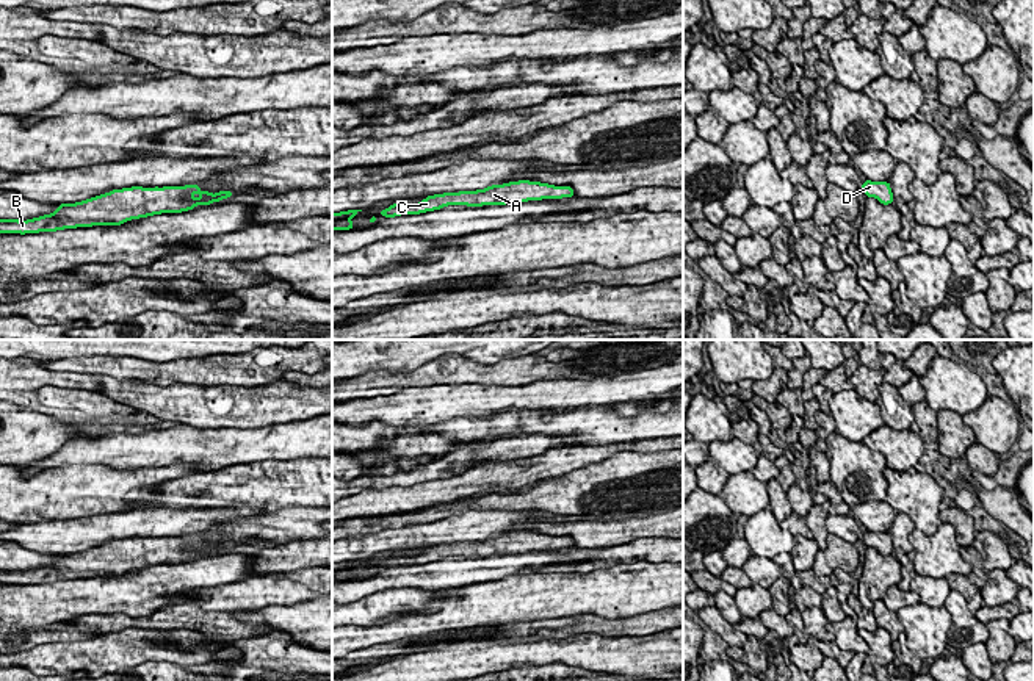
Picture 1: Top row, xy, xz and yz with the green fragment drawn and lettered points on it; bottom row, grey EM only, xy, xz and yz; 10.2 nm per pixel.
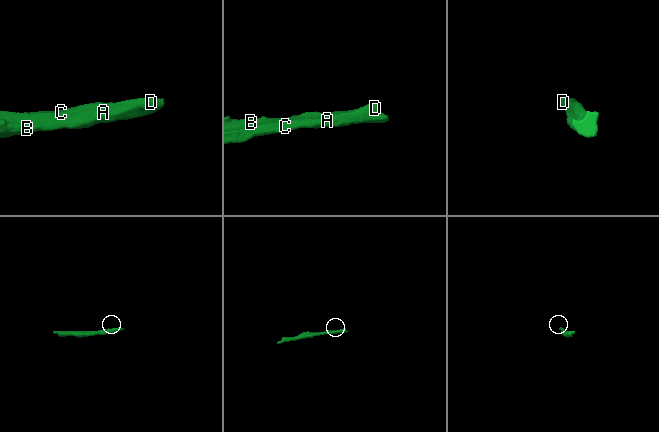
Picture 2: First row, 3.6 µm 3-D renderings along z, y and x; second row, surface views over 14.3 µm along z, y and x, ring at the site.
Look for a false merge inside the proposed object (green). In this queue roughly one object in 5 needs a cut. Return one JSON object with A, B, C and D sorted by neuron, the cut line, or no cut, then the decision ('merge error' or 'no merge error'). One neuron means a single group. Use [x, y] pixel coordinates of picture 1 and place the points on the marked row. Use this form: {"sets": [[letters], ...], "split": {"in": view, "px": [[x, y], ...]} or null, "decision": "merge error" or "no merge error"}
{"sets": [["A", "B", "C", "D"]], "split": null, "decision": "no merge error"}

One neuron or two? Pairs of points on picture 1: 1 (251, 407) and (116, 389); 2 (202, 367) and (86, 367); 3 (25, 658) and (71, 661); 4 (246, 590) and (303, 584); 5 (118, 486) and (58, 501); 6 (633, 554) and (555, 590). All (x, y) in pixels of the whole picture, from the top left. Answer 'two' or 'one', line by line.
1: one
2: one
3: one
4: one
5: one
6: two

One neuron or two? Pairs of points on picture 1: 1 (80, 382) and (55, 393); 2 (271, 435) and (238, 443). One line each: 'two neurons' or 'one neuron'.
1: two neurons
2: one neuron

